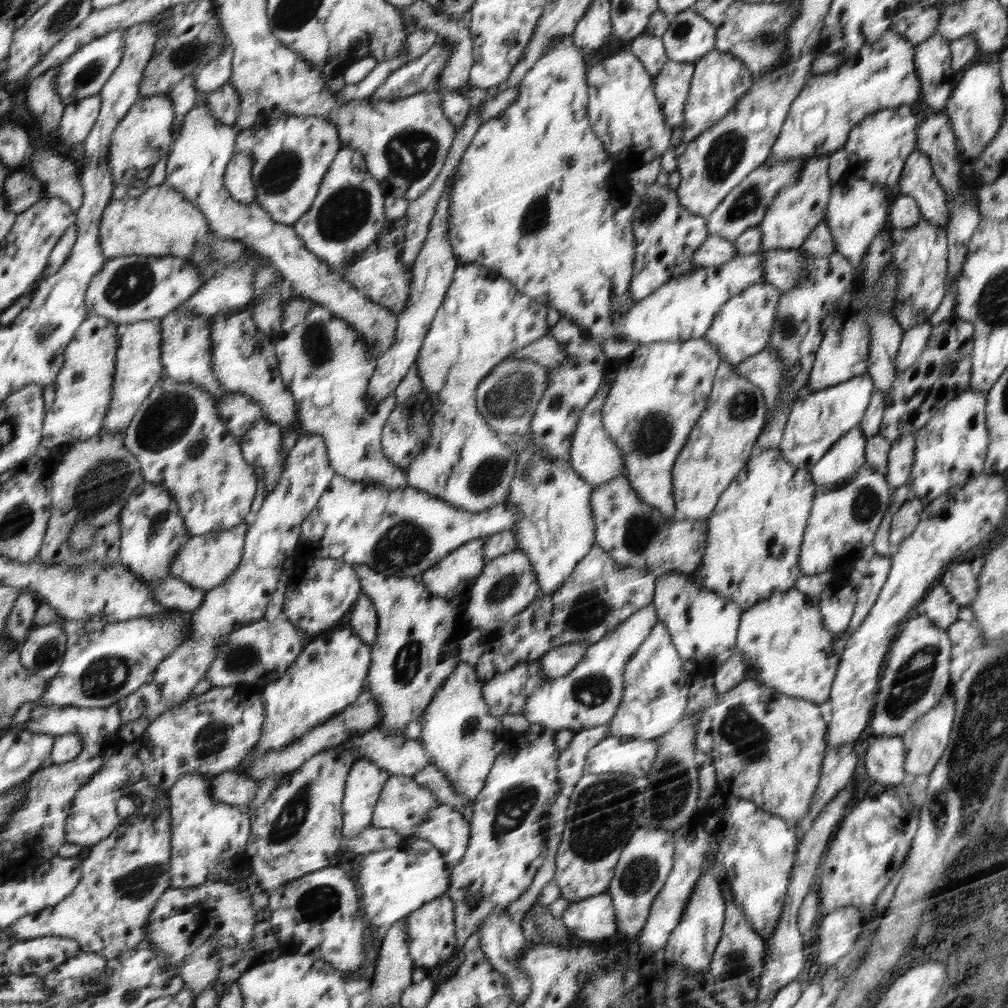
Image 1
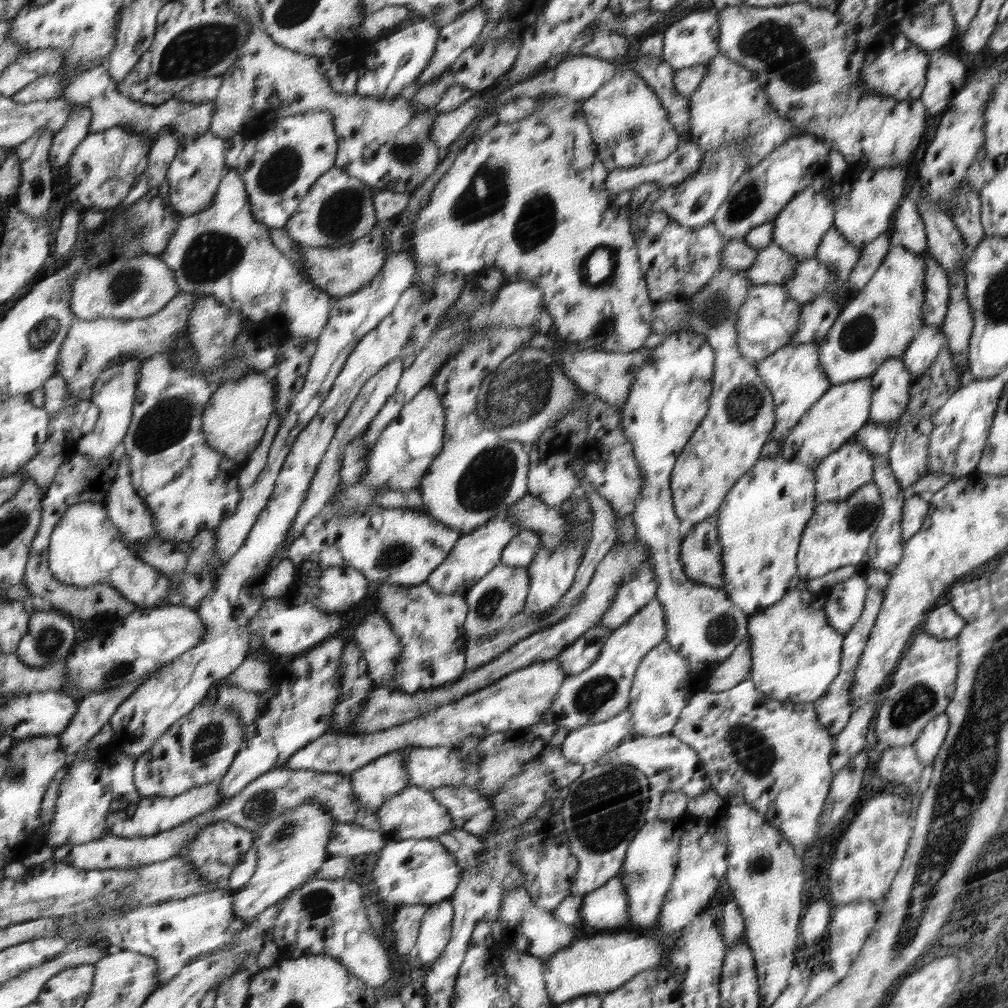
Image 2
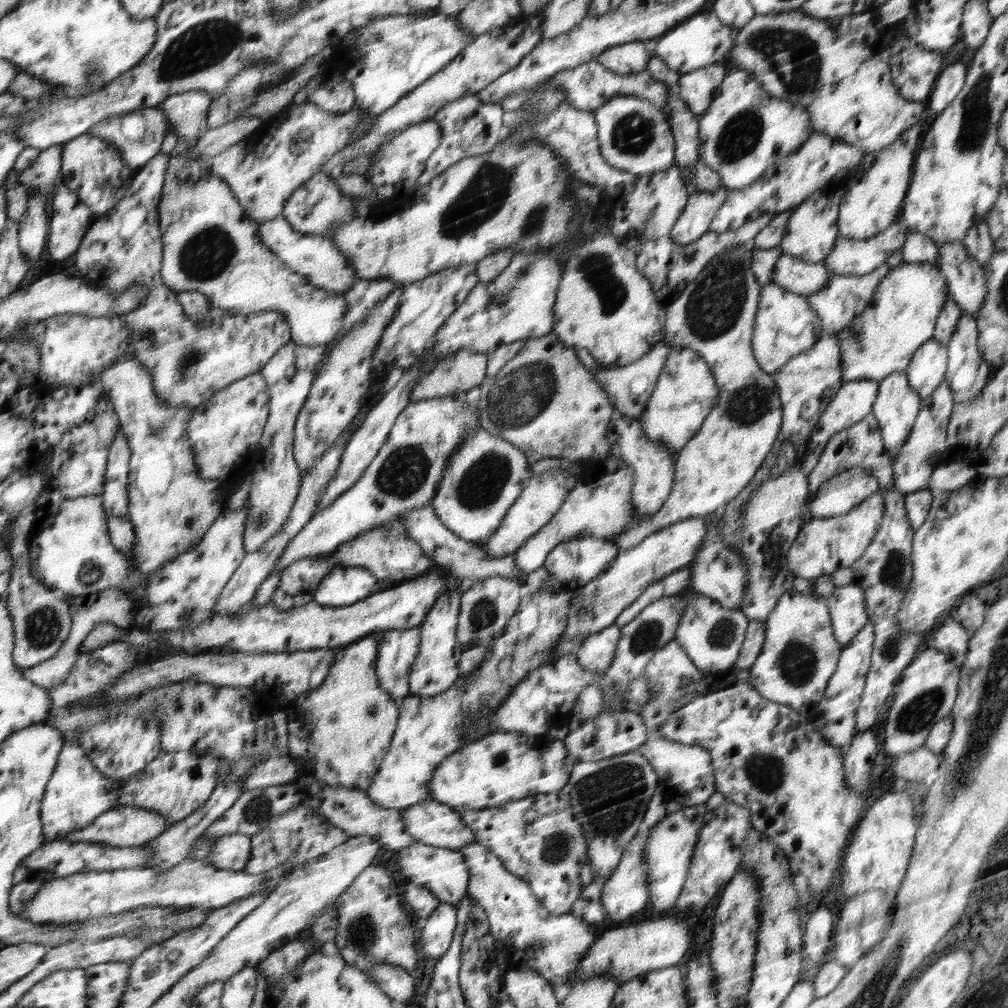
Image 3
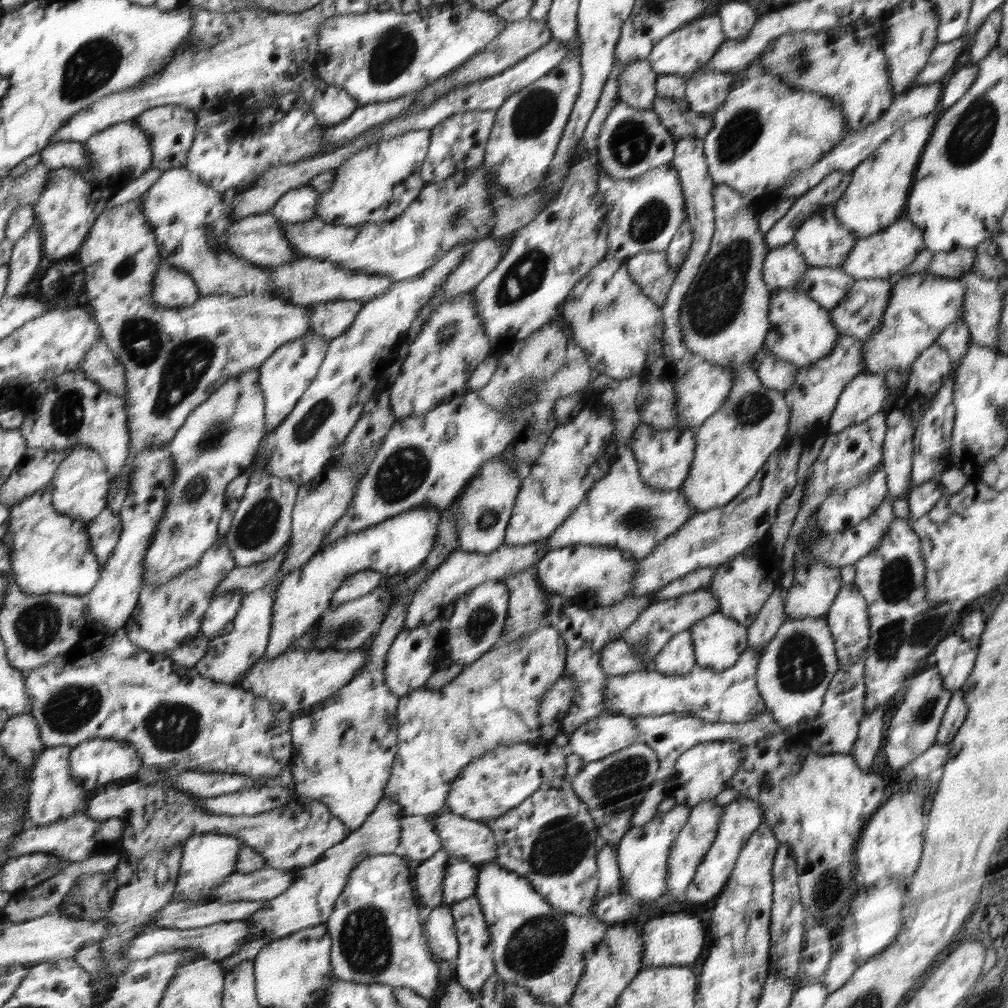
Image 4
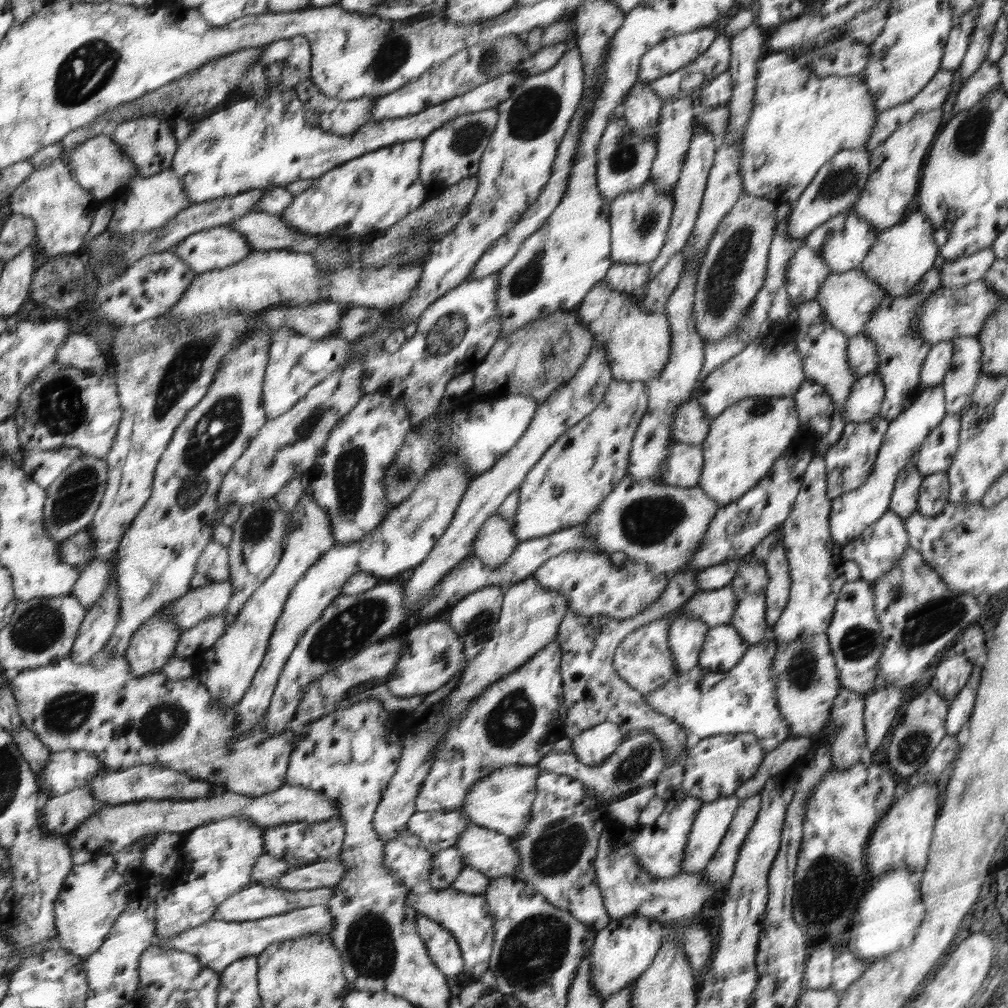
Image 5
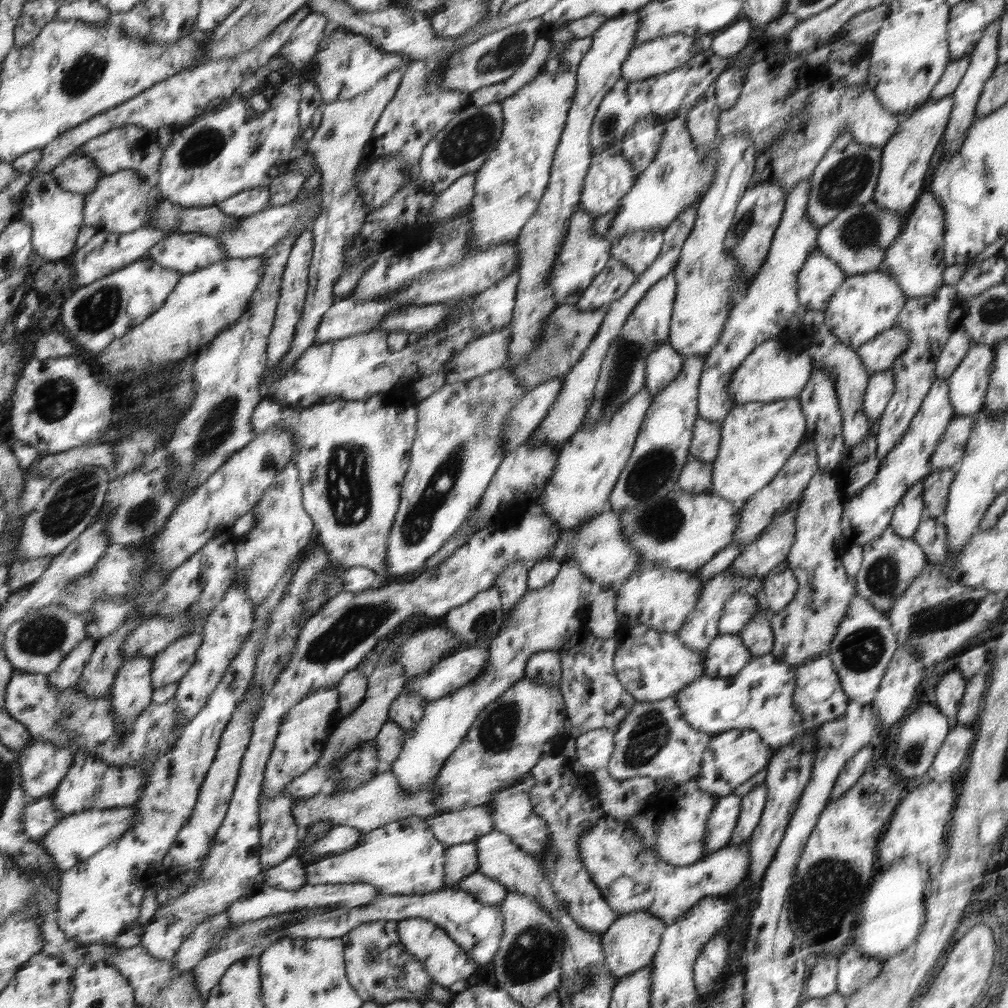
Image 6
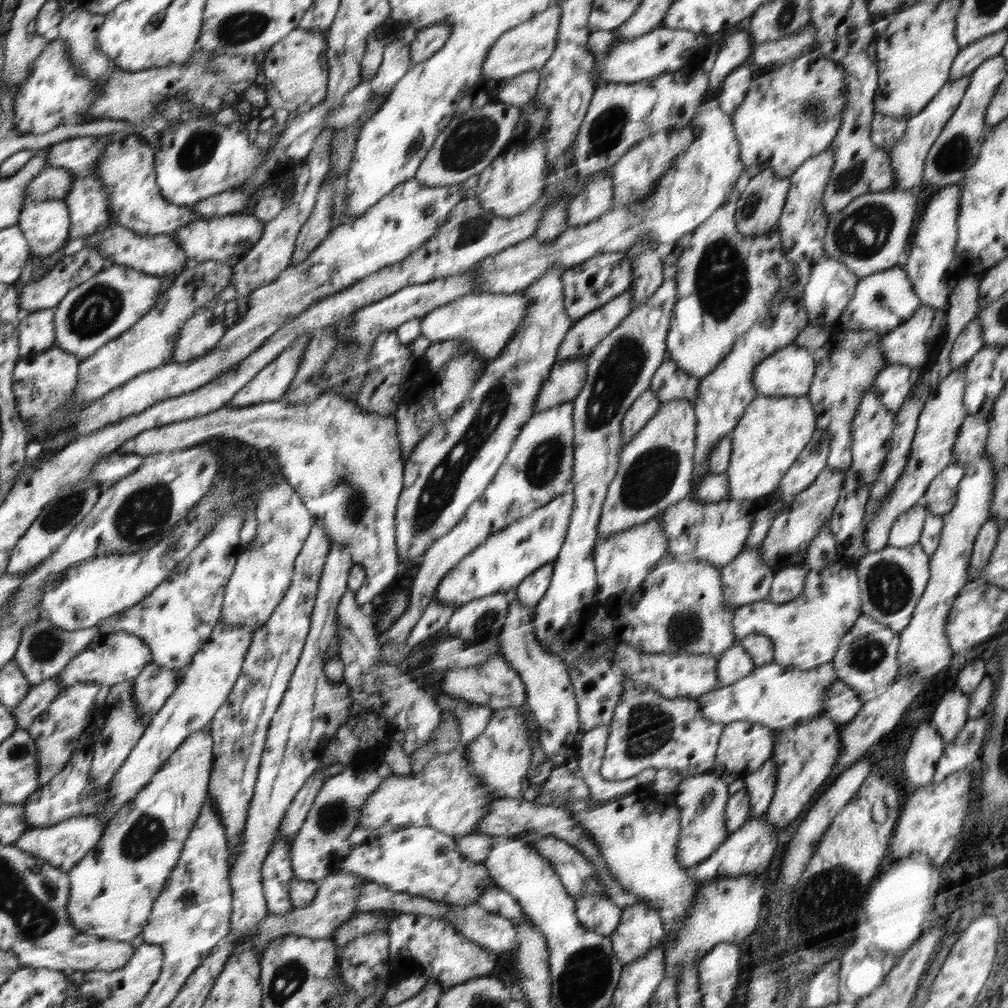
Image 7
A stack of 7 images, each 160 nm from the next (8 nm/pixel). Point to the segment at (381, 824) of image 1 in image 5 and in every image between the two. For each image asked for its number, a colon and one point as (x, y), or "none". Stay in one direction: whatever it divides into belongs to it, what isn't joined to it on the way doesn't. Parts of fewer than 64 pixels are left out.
2: (414, 813)
3: (431, 822)
4: (473, 841)
5: (493, 854)

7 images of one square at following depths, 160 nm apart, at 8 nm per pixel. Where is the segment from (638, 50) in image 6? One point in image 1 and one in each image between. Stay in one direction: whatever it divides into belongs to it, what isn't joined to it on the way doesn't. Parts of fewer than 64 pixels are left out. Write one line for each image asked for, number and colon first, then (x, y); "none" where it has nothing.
1: (689, 37)
2: (694, 40)
3: (702, 40)
4: (684, 51)
5: (674, 53)

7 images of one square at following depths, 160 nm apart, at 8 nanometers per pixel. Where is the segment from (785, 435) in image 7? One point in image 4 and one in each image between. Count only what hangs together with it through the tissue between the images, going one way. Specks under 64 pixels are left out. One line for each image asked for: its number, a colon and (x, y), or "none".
4: (725, 317)
5: (740, 449)
6: (757, 439)

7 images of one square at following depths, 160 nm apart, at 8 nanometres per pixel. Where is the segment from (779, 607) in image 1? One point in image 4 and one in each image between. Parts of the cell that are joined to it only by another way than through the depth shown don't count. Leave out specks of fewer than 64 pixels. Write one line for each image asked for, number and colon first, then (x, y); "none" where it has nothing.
2: (797, 655)
3: (800, 654)
4: (795, 670)

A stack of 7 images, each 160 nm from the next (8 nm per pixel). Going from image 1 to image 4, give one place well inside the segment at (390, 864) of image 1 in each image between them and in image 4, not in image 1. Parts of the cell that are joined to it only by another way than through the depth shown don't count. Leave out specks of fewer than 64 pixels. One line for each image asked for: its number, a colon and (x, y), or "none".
2: (414, 871)
3: (443, 871)
4: (461, 878)

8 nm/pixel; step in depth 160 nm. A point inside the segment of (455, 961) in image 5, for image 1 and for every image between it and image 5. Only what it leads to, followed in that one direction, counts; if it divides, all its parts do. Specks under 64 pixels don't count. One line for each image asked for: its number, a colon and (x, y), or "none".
1: (430, 929)
2: (434, 935)
3: (436, 932)
4: (440, 924)

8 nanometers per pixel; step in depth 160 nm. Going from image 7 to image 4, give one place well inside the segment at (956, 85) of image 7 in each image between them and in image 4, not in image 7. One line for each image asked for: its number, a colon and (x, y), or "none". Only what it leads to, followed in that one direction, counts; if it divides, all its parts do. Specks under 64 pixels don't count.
4: (875, 199)
5: (896, 164)
6: (906, 156)

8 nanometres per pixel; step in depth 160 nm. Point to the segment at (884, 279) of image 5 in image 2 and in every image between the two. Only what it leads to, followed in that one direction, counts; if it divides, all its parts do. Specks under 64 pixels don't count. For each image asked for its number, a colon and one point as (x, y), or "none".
2: (838, 255)
3: (856, 257)
4: (887, 254)

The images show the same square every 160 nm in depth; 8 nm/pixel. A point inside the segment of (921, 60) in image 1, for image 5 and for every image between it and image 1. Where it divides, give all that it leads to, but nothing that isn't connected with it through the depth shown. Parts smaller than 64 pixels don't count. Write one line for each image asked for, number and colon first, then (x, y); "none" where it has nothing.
2: (945, 77)
3: (951, 81)
4: (955, 86)
5: (987, 79)

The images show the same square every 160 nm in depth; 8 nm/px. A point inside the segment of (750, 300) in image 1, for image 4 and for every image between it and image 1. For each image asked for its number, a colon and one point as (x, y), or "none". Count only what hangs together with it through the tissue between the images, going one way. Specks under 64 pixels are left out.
2: (768, 319)
3: (786, 325)
4: (801, 331)

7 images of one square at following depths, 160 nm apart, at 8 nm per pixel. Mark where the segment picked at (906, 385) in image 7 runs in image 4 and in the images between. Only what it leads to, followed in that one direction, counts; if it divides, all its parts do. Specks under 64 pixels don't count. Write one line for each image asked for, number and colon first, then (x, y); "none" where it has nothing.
4: (865, 395)
5: (865, 403)
6: (881, 386)

